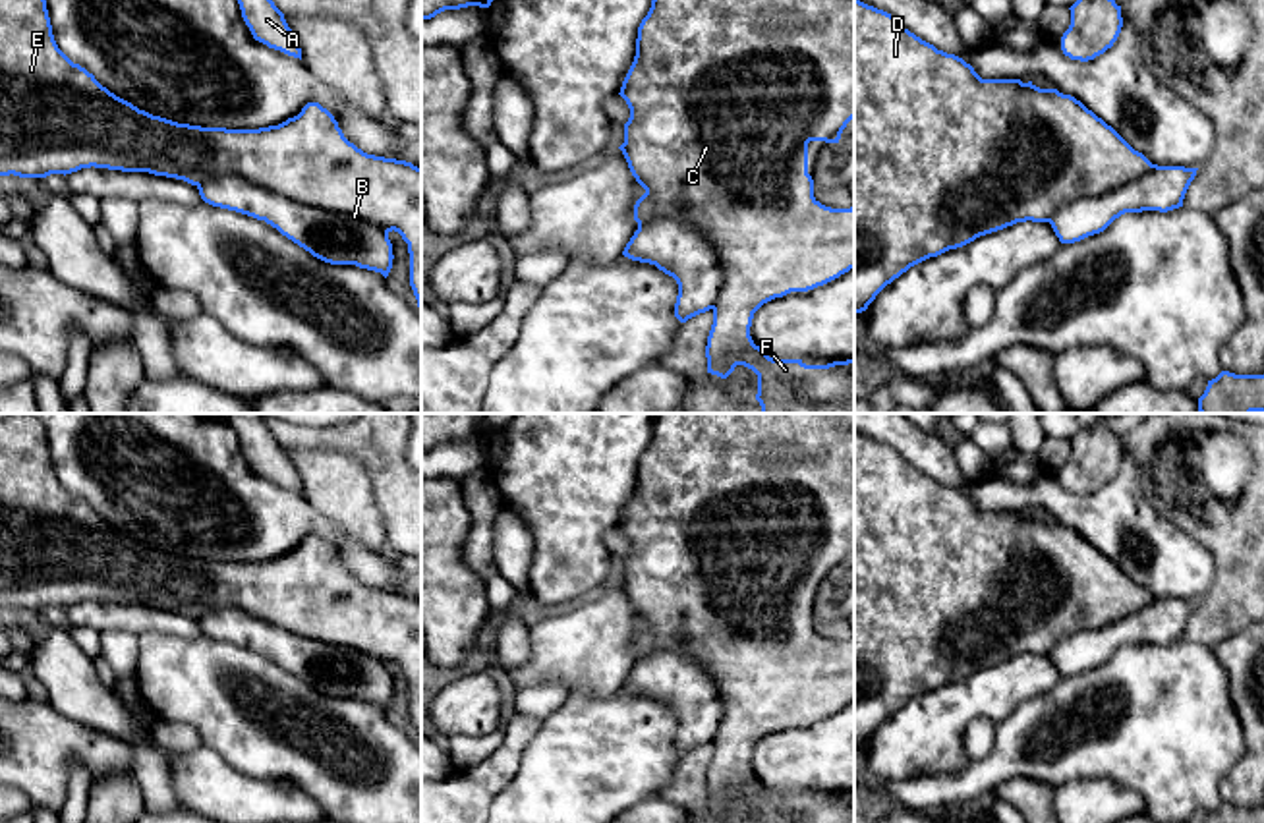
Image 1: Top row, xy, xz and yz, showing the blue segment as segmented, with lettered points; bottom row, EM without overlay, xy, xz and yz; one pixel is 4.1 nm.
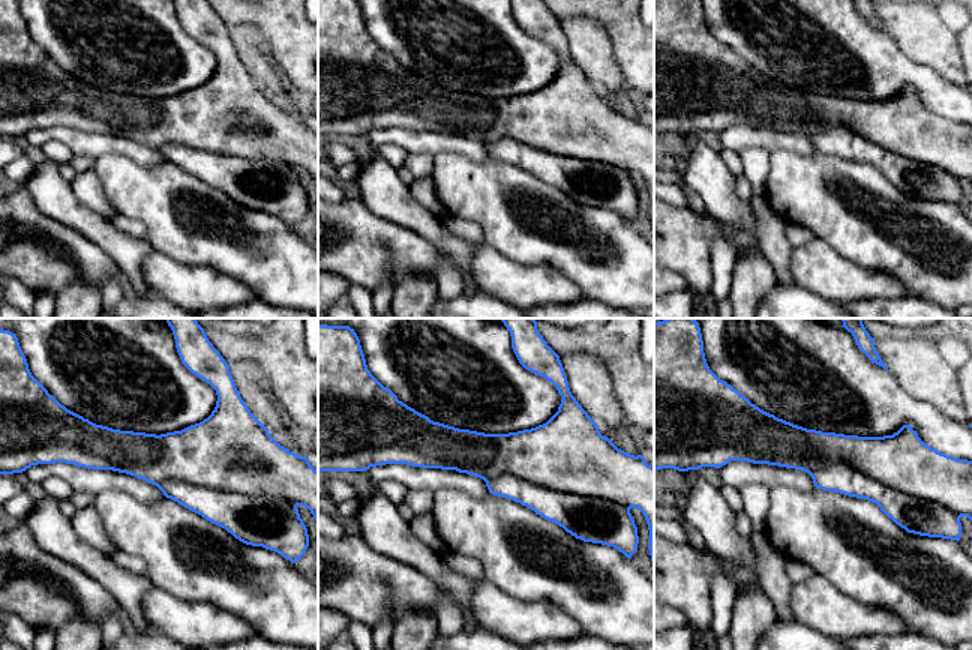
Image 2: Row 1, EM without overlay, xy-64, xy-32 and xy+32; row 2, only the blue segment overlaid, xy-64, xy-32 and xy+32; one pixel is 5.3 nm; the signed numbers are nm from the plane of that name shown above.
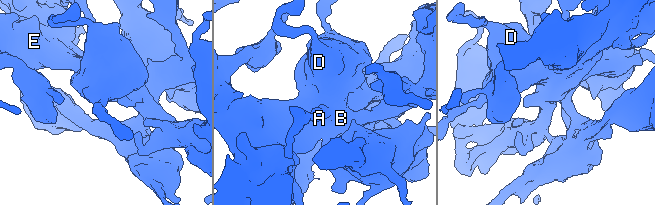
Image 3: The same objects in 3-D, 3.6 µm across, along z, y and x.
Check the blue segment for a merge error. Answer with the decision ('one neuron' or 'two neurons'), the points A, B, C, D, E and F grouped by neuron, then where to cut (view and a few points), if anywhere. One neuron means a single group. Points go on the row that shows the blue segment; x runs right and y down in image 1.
two neurons | A C D E F / B | xy (198, 184), (240, 174), (296, 201), (368, 219), (387, 232)

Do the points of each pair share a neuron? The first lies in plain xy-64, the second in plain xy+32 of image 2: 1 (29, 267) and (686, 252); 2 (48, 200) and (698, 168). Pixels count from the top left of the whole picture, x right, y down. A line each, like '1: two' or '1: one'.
1: one
2: one

